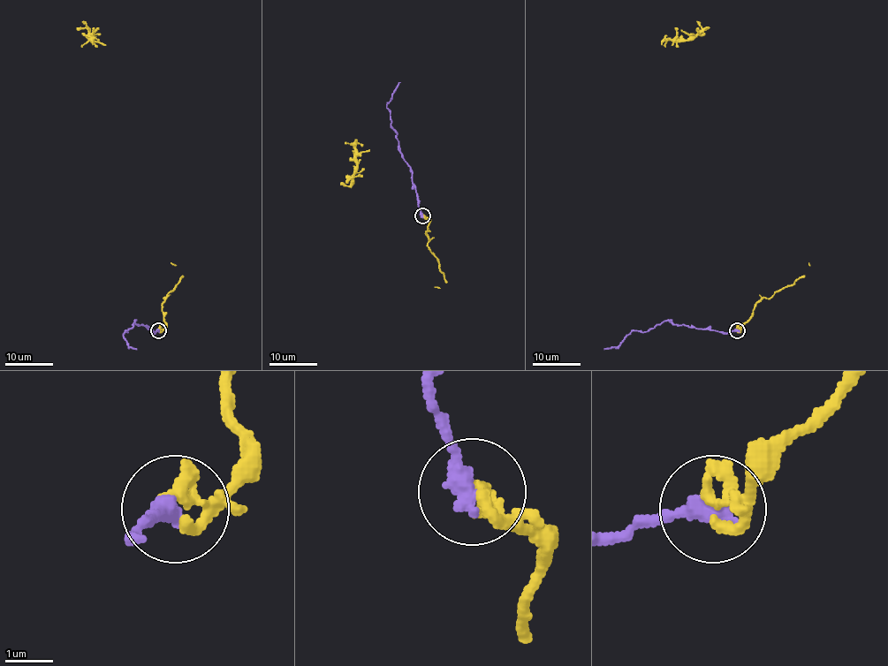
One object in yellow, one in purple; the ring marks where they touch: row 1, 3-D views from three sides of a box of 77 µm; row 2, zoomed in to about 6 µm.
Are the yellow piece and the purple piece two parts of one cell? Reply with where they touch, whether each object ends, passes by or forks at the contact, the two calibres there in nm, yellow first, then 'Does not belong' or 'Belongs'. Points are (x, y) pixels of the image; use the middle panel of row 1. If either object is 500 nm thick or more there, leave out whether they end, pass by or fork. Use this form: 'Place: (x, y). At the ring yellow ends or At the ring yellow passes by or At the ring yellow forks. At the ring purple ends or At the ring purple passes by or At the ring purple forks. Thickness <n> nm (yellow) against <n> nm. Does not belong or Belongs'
Place: (422, 215). At the ring yellow passes by. At the ring purple ends. Thickness 260 nm (yellow) against 440 nm. Does not belong

